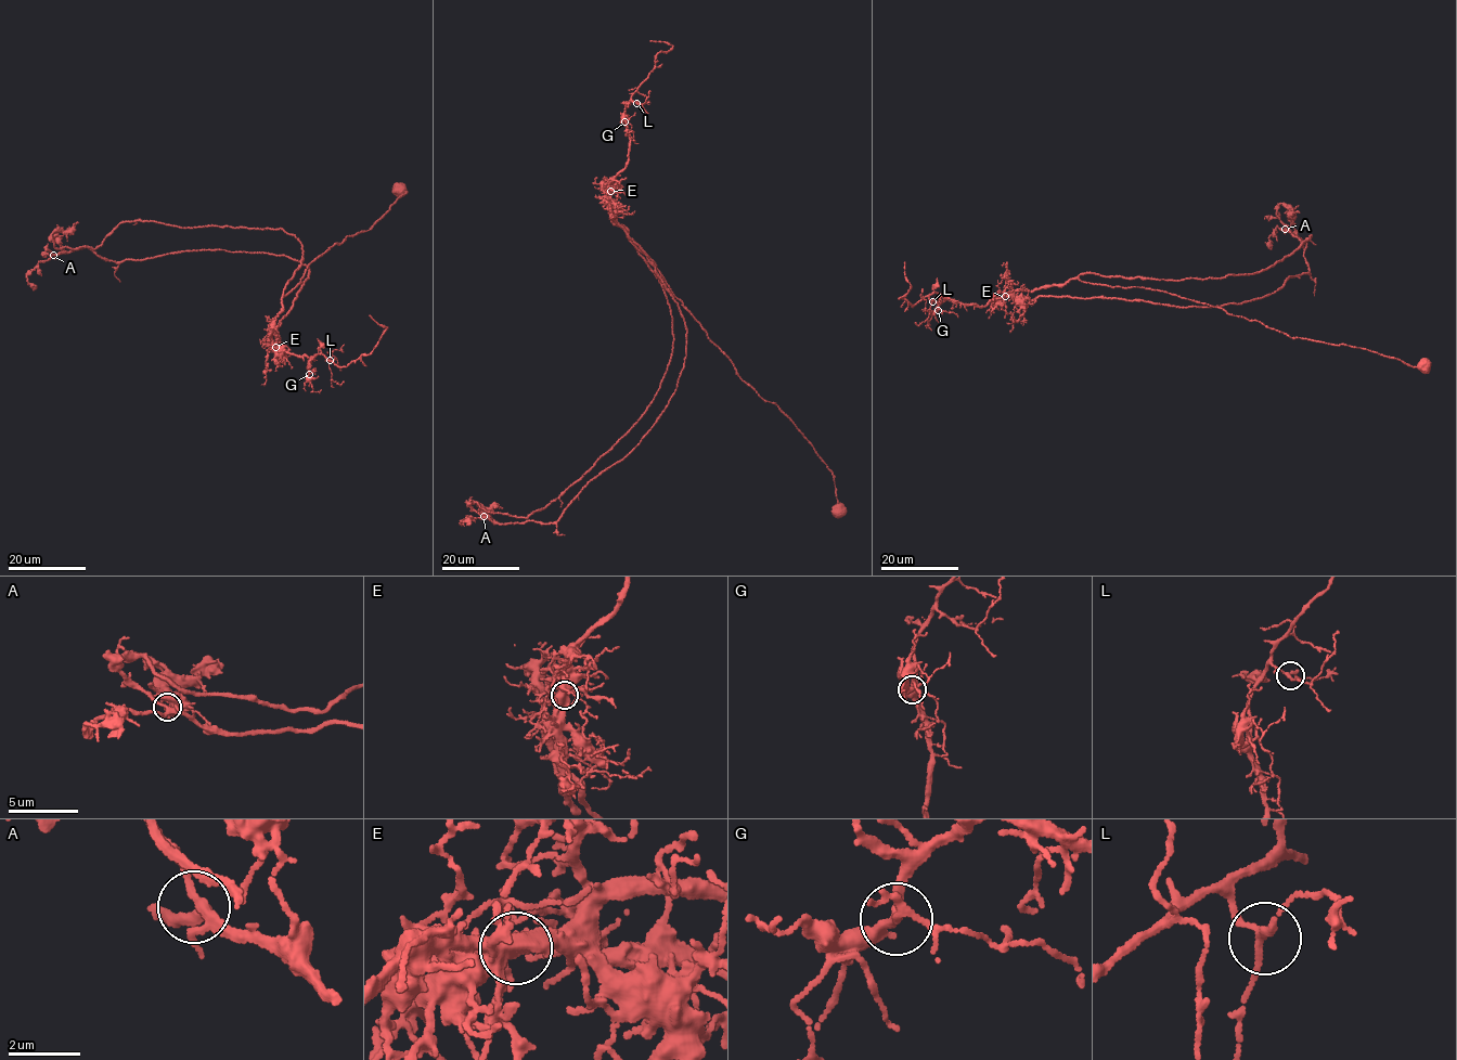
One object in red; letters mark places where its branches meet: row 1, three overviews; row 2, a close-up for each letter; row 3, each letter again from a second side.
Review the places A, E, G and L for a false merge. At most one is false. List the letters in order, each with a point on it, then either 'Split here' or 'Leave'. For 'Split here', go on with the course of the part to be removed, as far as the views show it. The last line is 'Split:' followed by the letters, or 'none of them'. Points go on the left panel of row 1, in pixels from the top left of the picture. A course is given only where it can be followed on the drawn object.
A: Place: (53, 255). Leave
E: Place: (275, 347). Split here. Course of the part to remove: (275, 347), (309, 273), (282, 255), (123, 261), (87, 247), (38, 262), (34, 291)
G: Place: (309, 374). Leave
L: Place: (330, 360). Leave
Split: E

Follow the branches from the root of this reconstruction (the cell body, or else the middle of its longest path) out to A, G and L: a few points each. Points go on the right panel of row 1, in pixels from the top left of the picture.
A: (1425, 364), (1079, 279), (1258, 273), (1312, 236), (1302, 247), (1280, 204), (1296, 231), (1285, 229)
G: (1425, 364), (1292, 338), (1168, 292), (1077, 279), (997, 296), (980, 307), (948, 299), (938, 310)
L: (1425, 364), (1292, 338), (1168, 292), (1077, 279), (997, 296), (980, 307), (935, 293), (932, 301)

